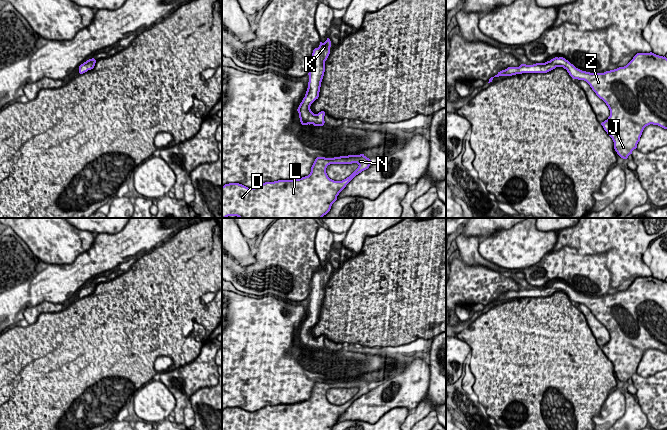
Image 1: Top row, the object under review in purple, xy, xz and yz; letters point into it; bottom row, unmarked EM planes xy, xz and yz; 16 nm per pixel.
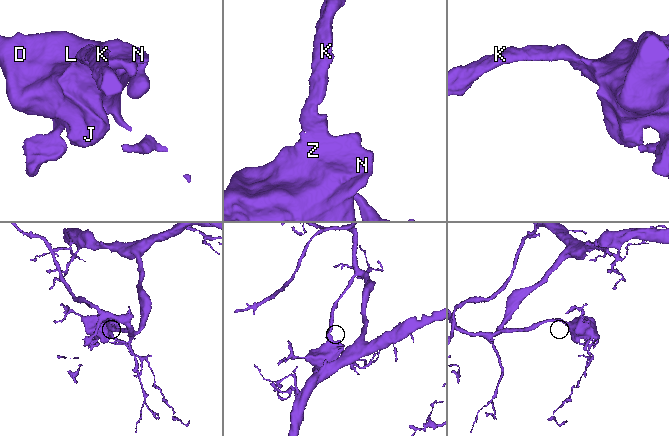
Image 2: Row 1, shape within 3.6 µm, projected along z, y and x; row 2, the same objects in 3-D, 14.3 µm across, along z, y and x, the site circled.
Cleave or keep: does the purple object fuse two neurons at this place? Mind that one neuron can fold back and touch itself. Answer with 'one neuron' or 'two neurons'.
one neuron

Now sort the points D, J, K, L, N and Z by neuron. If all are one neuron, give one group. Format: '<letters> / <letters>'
D J K L N Z

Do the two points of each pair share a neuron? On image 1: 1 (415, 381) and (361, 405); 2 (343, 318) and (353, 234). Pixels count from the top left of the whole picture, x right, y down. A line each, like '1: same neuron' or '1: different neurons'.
1: same neuron
2: different neurons

